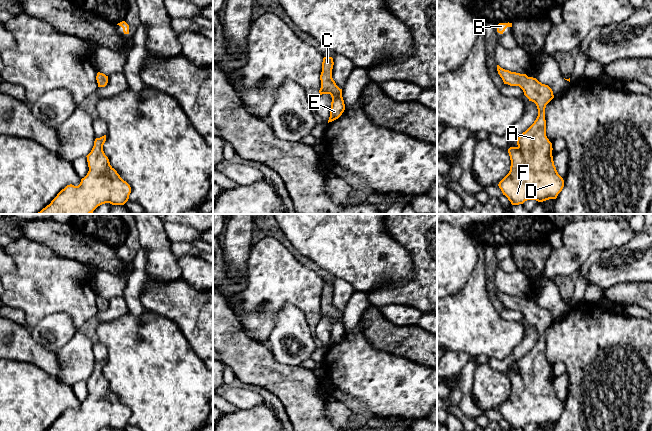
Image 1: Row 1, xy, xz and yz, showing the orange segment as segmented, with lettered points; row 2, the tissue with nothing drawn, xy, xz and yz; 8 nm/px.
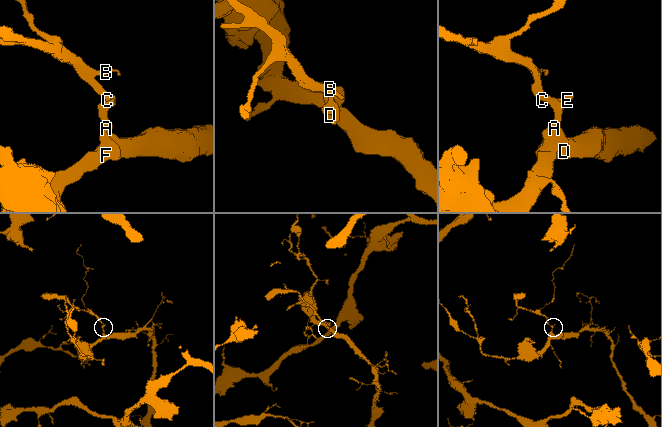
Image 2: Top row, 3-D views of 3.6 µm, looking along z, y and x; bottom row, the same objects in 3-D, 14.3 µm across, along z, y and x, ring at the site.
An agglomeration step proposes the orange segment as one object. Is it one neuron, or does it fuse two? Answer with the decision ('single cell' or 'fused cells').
single cell

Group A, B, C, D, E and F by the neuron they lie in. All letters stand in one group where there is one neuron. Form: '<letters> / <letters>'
A B C D E F

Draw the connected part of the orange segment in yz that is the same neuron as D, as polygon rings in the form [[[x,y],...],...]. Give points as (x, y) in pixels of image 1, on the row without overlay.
[[[499,289],[497,295],[504,308],[519,310],[538,333],[534,347],[518,361],[518,370],[508,373],[510,395],[498,410],[512,429],[523,428],[527,424],[543,426],[556,423],[564,411],[564,404],[554,389],[545,344],[545,332],[554,322],[553,315],[526,298],[505,294]]]

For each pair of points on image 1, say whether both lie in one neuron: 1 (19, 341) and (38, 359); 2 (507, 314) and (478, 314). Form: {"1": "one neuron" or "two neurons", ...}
{"1": "one neuron", "2": "two neurons"}

